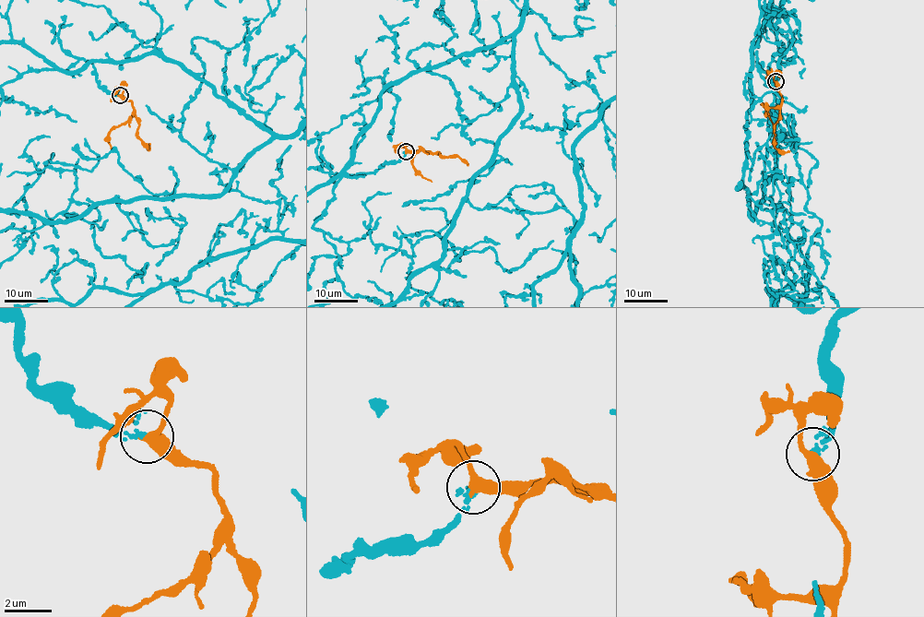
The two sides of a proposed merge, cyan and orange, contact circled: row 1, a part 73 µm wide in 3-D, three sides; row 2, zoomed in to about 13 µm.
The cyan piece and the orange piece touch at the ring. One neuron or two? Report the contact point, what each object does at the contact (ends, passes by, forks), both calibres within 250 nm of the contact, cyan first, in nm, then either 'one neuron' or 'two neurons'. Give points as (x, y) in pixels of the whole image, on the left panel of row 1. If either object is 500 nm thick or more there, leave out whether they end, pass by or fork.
(120, 95) | cyan passes by | orange passes by | 110/400 nm | one neuron

